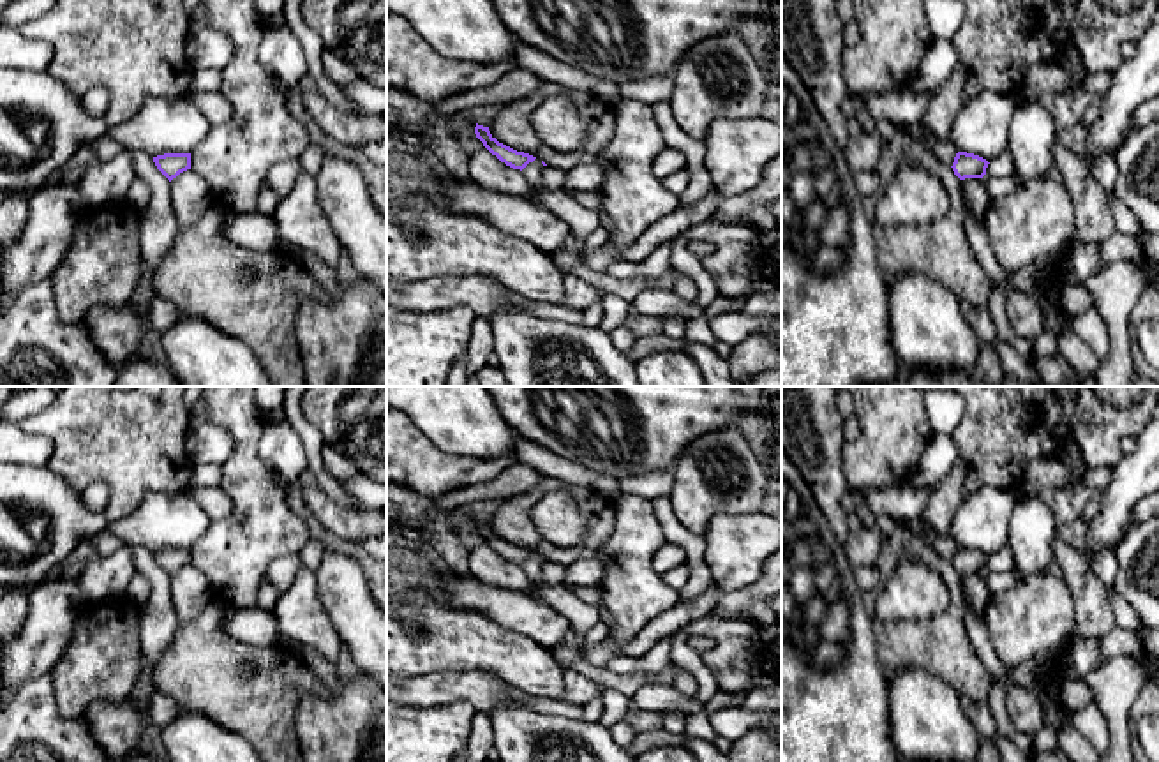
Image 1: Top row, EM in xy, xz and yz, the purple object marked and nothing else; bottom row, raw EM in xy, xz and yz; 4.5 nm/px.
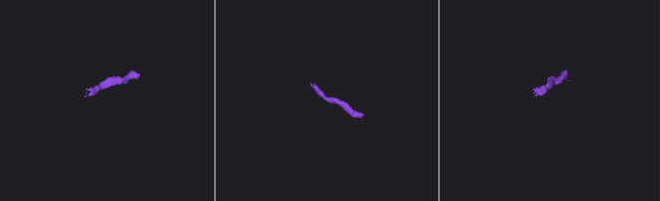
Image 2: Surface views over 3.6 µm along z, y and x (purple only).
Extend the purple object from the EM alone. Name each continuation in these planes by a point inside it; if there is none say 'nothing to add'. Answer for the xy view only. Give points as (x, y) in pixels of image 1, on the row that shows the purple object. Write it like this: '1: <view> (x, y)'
nothing to add

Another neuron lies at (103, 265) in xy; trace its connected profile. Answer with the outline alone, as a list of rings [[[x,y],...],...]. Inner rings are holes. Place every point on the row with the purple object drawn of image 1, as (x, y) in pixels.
[[[127,203],[90,208],[49,277],[62,321],[78,325],[99,303],[127,305],[141,277],[139,243],[139,210]]]

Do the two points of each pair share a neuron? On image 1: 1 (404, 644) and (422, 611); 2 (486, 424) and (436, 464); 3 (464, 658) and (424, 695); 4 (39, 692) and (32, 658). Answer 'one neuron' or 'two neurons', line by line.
1: one neuron
2: two neurons
3: two neurons
4: two neurons

